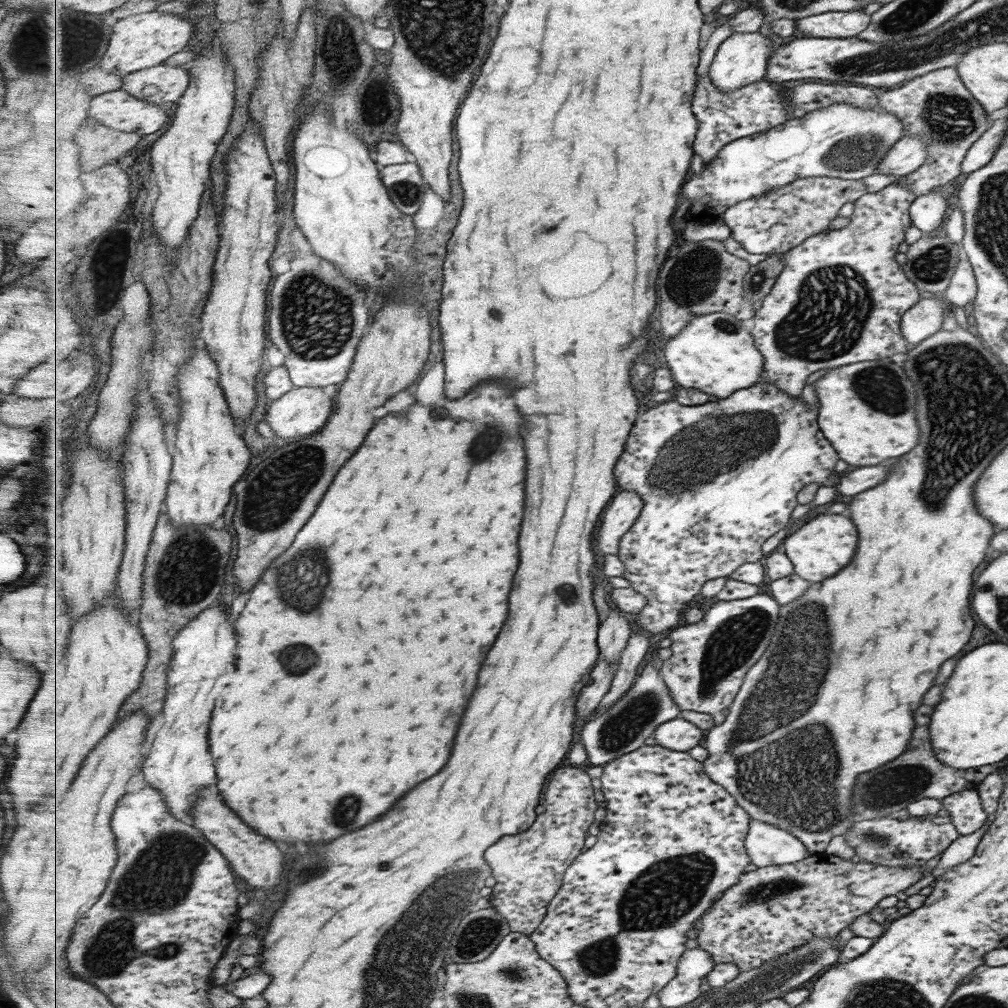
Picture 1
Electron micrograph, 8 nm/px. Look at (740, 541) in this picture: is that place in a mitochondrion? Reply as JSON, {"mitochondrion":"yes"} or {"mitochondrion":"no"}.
{"mitochondrion":"no"}

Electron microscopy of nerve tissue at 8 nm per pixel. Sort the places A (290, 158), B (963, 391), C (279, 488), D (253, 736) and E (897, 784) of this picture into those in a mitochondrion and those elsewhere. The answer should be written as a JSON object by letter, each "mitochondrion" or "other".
{"A":"other","B":"mitochondrion","C":"mitochondrion","D":"other","E":"mitochondrion"}

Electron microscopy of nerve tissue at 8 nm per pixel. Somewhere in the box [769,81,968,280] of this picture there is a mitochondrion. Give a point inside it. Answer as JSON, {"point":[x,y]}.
{"point":[848,154]}

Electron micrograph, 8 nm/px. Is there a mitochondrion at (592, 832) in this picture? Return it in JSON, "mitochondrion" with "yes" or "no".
{"mitochondrion":"no"}

